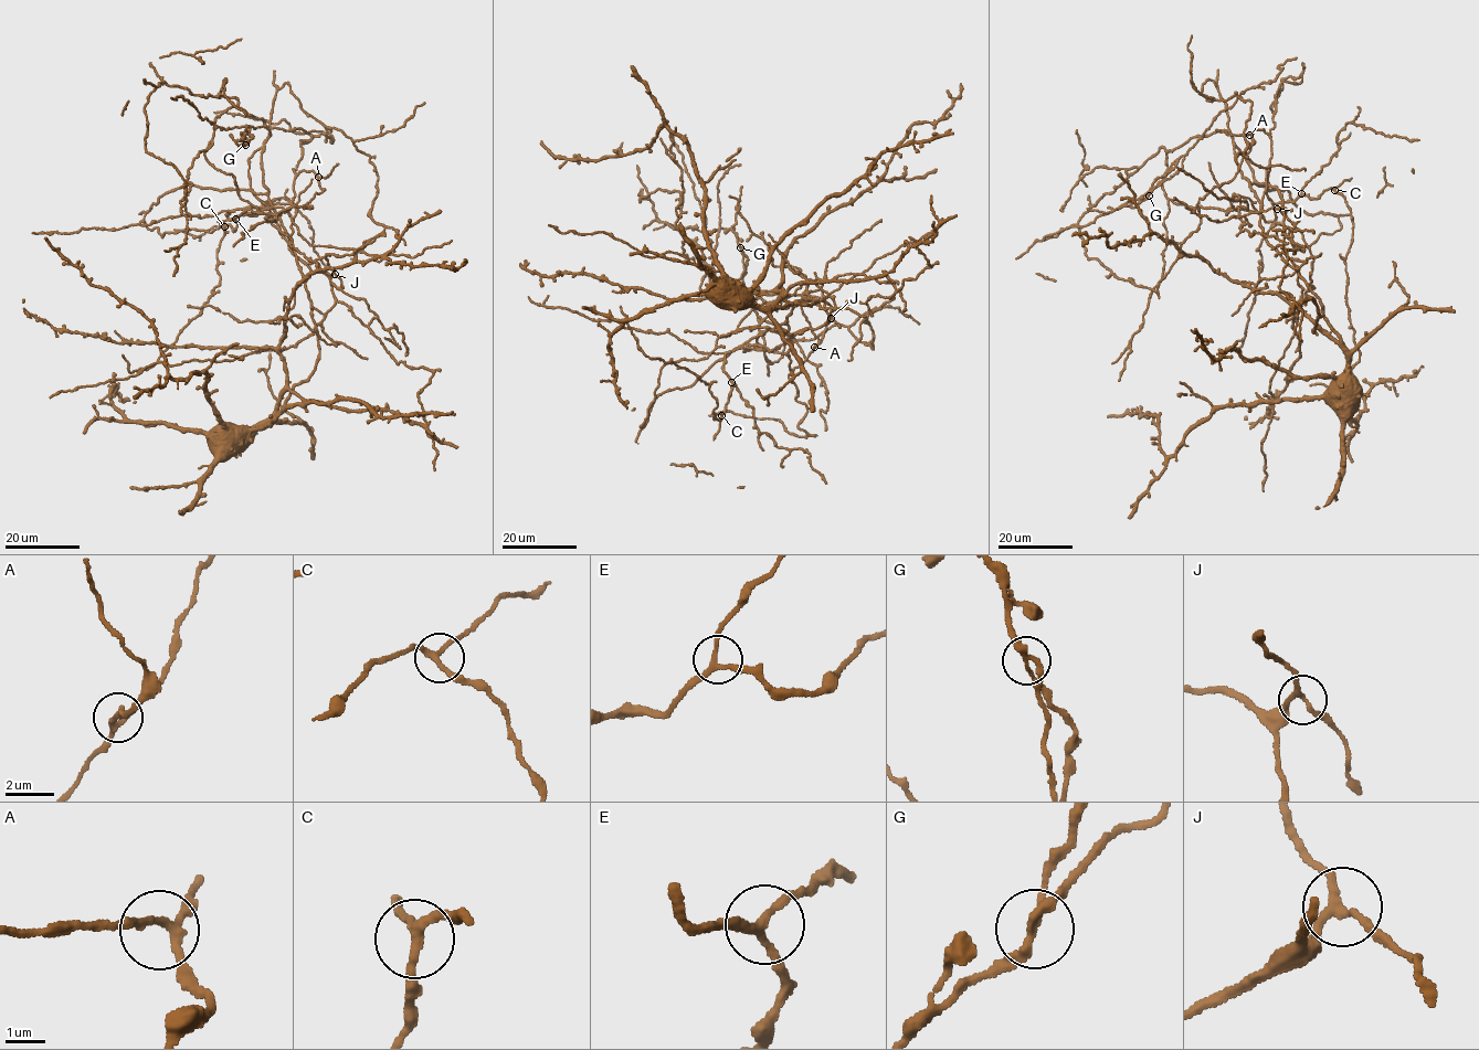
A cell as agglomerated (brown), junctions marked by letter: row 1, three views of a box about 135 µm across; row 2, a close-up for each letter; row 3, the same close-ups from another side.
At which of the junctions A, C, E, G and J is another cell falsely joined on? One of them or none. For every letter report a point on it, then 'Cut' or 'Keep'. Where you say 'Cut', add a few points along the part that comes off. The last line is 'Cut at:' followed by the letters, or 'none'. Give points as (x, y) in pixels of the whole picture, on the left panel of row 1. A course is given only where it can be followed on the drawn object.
A: Place: (318, 177). Keep
C: Place: (224, 226). Keep
E: Place: (235, 219). Keep
G: Place: (245, 145). Cut. Course of the part to remove: (245, 145), (238, 145), (236, 141), (244, 138), (247, 126)
J: Place: (335, 274). Keep
Cut at: G

